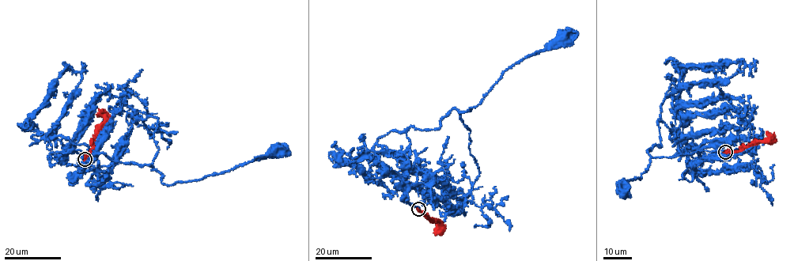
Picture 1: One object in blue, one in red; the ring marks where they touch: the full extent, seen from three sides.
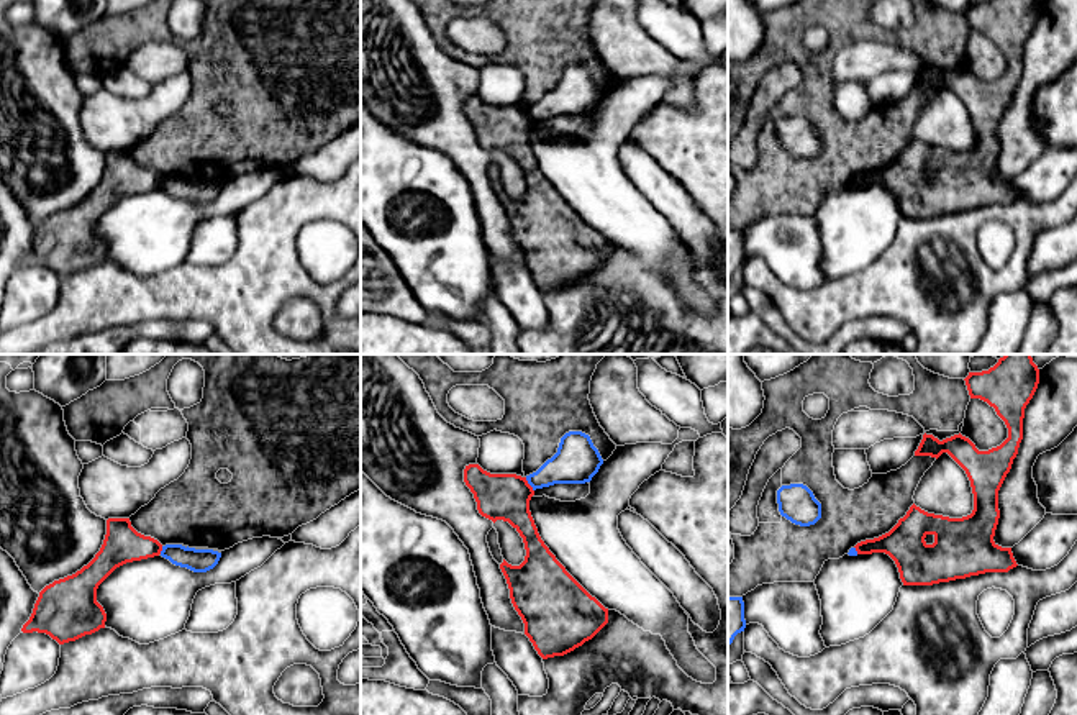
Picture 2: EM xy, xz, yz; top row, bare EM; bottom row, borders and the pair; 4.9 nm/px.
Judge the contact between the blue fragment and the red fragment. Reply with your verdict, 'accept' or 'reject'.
reject

